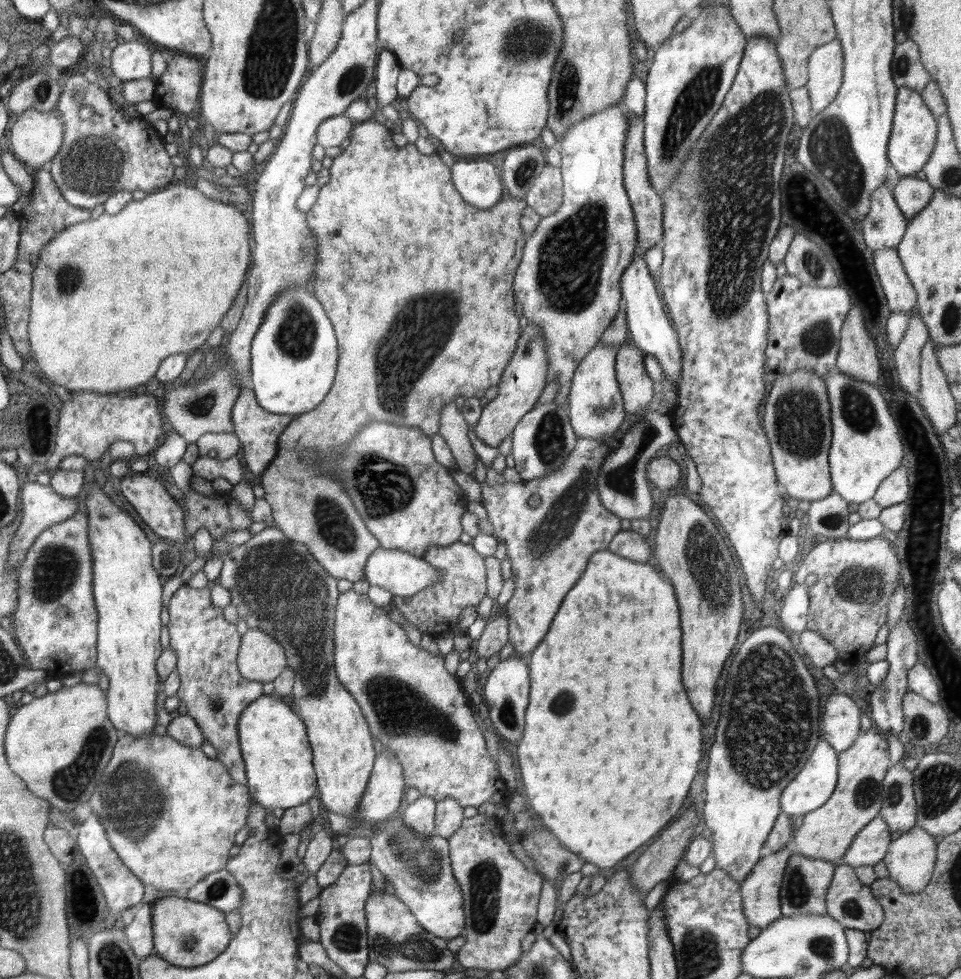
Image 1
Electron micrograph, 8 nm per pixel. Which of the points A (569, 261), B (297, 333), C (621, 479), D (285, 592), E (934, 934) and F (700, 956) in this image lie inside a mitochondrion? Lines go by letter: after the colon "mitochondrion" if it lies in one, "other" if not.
A: mitochondrion
B: mitochondrion
C: mitochondrion
D: mitochondrion
E: other
F: mitochondrion

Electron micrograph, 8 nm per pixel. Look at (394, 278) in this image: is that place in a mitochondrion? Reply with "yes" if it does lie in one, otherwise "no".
no

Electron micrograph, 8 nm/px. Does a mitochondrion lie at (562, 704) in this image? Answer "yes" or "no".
yes

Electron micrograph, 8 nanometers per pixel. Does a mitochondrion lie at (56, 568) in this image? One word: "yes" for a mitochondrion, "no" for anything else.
yes

